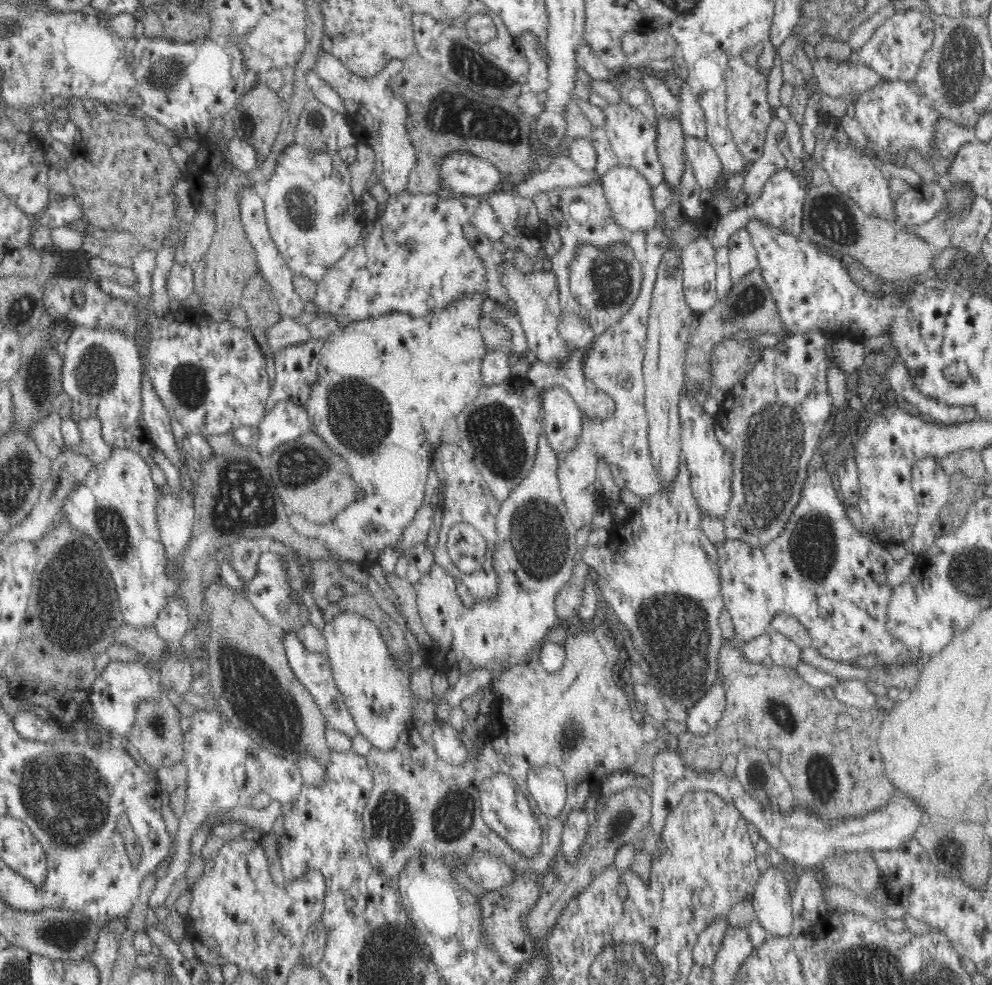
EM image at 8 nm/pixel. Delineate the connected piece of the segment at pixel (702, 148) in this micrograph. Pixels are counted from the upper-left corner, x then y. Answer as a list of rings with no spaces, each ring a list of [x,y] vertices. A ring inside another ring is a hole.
[[[685,135],[685,160],[690,162],[693,173],[701,190],[714,190],[726,177],[720,177],[723,168],[717,152],[706,139],[694,138]]]

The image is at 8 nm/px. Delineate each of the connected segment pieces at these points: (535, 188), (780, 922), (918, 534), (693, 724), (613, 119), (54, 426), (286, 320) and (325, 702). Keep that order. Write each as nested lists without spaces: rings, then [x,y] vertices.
[[[558,153],[546,170],[537,170],[528,175],[516,186],[515,192],[527,199],[532,199],[541,193],[547,194],[555,187],[572,186],[572,184],[588,183],[590,180],[600,181],[601,176],[592,169],[585,171],[570,157]]]
[[[771,862],[762,872],[750,899],[756,920],[769,936],[791,935],[794,920],[791,895],[778,862]]]
[[[924,456],[924,458],[918,458],[912,464],[911,487],[916,496],[915,506],[918,508],[918,512],[916,513],[915,527],[911,532],[911,539],[913,542],[912,552],[917,557],[920,557],[931,546],[936,537],[932,530],[932,525],[937,518],[937,514],[947,509],[948,498],[954,495],[950,487],[949,476],[944,473],[939,461],[940,459],[934,456]]]
[[[718,674],[705,695],[687,710],[685,722],[688,725],[688,732],[699,736],[708,734],[723,718],[725,704],[726,689],[722,685],[722,677]]]
[[[623,100],[616,104],[605,104],[602,109],[605,116],[603,127],[606,129],[611,149],[617,156],[618,164],[634,167],[652,187],[664,183],[664,167],[658,160],[658,147],[656,147],[655,124],[649,122],[639,108]]]
[[[55,412],[48,414],[44,420],[36,422],[26,435],[30,435],[36,441],[36,446],[43,455],[49,459],[56,458],[65,450],[61,422],[63,421]]]
[[[285,315],[276,324],[266,328],[266,341],[271,352],[275,354],[288,345],[301,345],[310,339],[306,325],[301,325]]]
[[[282,632],[279,634],[280,640],[284,643],[284,650],[286,651],[286,657],[288,657],[288,665],[290,665],[290,668],[293,670],[294,676],[306,687],[307,692],[312,695],[312,699],[314,699],[315,704],[320,708],[322,715],[327,720],[328,729],[339,730],[345,735],[355,739],[358,735],[357,725],[346,707],[344,695],[342,695],[340,689],[336,687],[336,681],[334,681],[328,656],[325,654],[311,653],[306,650],[302,641],[300,641],[294,632]]]

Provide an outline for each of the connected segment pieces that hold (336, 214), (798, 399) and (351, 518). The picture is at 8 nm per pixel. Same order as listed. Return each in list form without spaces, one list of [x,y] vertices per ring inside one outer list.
[[[294,142],[277,157],[275,173],[270,180],[263,203],[272,241],[290,271],[320,280],[346,252],[355,248],[358,240],[362,240],[362,227],[358,224],[361,205],[351,192],[350,167],[340,159],[337,151],[304,148]]]
[[[819,328],[808,329],[802,333],[790,334],[790,336],[781,340],[778,344],[775,344],[773,348],[762,349],[759,359],[754,361],[752,368],[750,368],[750,372],[746,374],[746,378],[739,381],[738,384],[734,384],[734,388],[727,391],[727,395],[720,406],[715,407],[717,410],[715,416],[718,420],[715,427],[716,438],[722,447],[728,451],[732,451],[732,498],[730,498],[728,512],[723,521],[727,538],[732,540],[741,540],[750,546],[763,546],[764,544],[768,544],[770,540],[774,540],[774,538],[780,536],[780,532],[786,529],[794,507],[800,500],[803,485],[808,478],[806,475],[808,462],[812,460],[814,449],[816,449],[821,442],[819,439],[820,431],[822,430],[824,423],[830,418],[833,418],[832,397],[828,392],[827,380],[827,369],[829,368],[827,361],[827,348],[829,346],[830,340],[828,340],[828,336],[826,336],[826,334]]]
[[[475,293],[474,295],[463,295],[462,299],[455,301],[446,309],[433,311],[424,317],[412,317],[406,313],[389,313],[380,317],[367,318],[361,321],[344,321],[339,330],[332,332],[326,340],[323,340],[320,360],[318,365],[318,382],[312,386],[308,400],[303,402],[305,411],[311,420],[311,431],[320,435],[328,448],[338,456],[347,460],[348,470],[351,479],[356,483],[359,490],[358,496],[352,501],[346,510],[342,510],[332,524],[329,524],[330,544],[332,548],[344,556],[345,560],[360,563],[365,566],[377,562],[378,557],[383,553],[386,546],[396,545],[402,536],[402,531],[414,521],[418,508],[424,502],[426,496],[426,480],[428,480],[428,470],[430,470],[433,451],[441,443],[440,436],[445,425],[456,418],[462,409],[478,396],[479,390],[483,386],[481,372],[482,358],[486,356],[488,350],[484,337],[479,331],[479,322],[482,317],[482,307],[488,298],[486,293]]]

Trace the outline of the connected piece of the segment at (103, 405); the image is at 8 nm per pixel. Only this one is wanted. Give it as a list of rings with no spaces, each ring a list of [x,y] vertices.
[[[76,325],[64,344],[62,366],[62,390],[71,398],[72,410],[76,416],[72,420],[80,422],[92,415],[98,417],[106,444],[113,449],[128,448],[140,454],[150,465],[156,488],[161,489],[167,485],[166,476],[150,456],[155,446],[141,415],[144,366],[136,340],[118,329]]]

